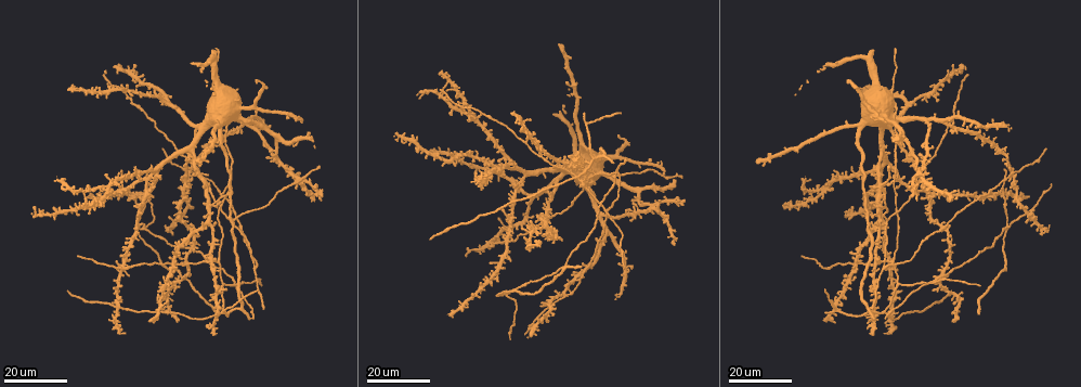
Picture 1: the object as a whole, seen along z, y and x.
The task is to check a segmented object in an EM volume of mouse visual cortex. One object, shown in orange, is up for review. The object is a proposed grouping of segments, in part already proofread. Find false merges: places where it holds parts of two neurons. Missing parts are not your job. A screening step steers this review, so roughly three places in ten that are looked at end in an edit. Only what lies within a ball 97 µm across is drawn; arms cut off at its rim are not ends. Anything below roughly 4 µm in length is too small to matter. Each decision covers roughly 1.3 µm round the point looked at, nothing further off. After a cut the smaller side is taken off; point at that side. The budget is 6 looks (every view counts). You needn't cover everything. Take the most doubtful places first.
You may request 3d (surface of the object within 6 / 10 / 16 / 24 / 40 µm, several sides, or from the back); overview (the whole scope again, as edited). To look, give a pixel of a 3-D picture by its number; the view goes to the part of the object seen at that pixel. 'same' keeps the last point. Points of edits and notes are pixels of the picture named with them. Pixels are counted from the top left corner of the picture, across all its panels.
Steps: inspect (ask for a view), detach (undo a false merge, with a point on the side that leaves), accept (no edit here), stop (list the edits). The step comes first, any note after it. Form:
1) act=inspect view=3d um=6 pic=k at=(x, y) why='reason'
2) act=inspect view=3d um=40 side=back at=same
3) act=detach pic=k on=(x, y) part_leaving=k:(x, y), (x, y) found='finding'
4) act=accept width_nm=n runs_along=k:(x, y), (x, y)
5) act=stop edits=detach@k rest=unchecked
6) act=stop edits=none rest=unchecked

act=inspect view=3d um=16 pic=1 at=(915, 285) why='three arms meet'

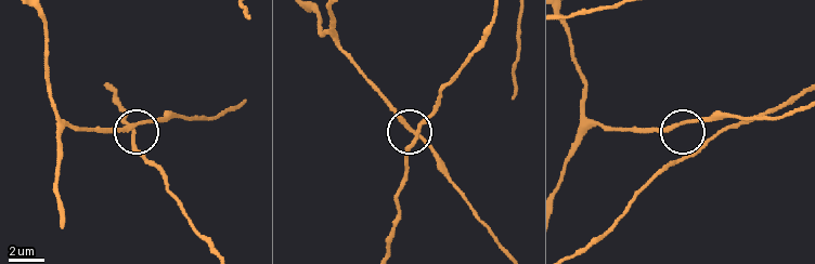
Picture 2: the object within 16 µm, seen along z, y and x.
act=inspect view=3d um=6 pic=2 at=(139, 121) why='closer look'

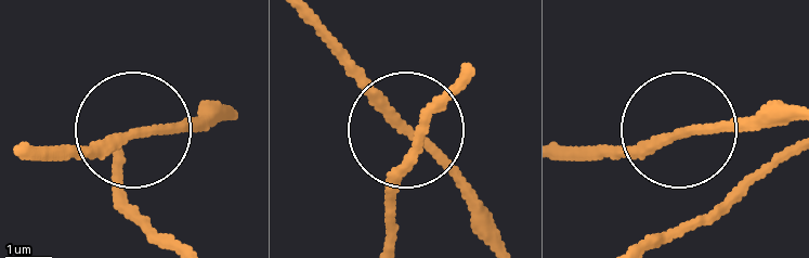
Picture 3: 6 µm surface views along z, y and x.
act=accept width_nm=150 found='continuous, no second neuron'

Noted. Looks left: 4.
act=inspect view=3d um=16 pic=1 at=(255, 265) why='three-way junction'

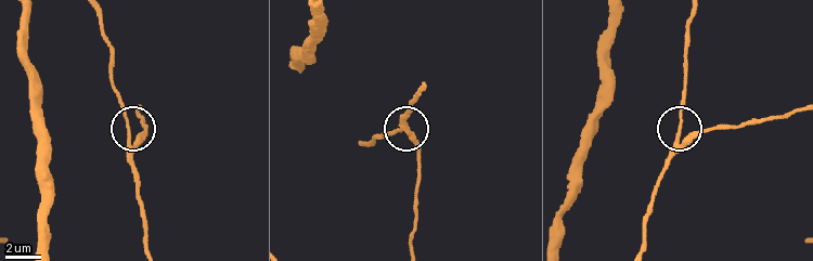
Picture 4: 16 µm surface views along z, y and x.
act=inspect view=3d um=10 pic=4 at=(676, 138)

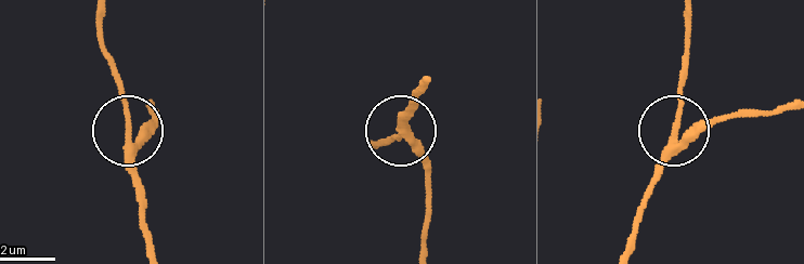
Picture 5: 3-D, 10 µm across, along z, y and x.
act=accept width_nm=270 runs_along=5:(148, 101), (155, 115), (128, 135), (134, 196) found='all the same neuron'

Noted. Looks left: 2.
act=inspect view=3d um=16 pic=1 at=(585, 173) why='two arms in line, one across'

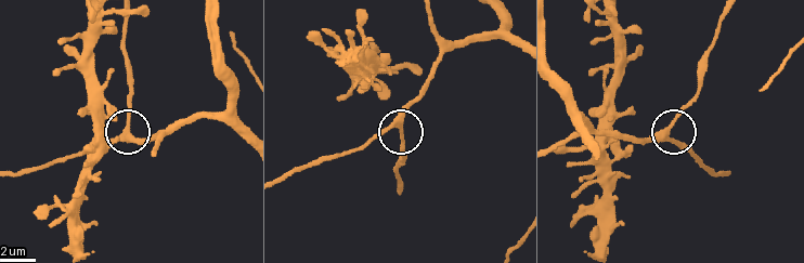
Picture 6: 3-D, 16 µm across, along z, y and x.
act=inspect view=3d um=10 pic=6 at=(669, 137) why='zoom in'

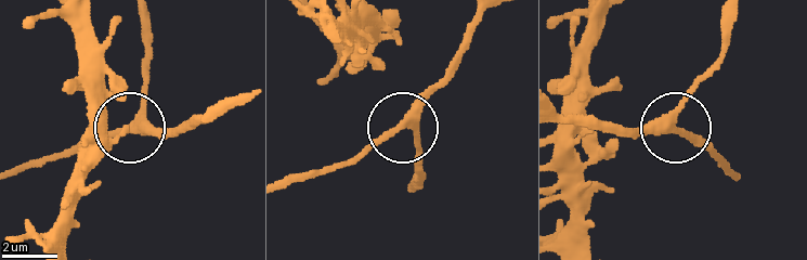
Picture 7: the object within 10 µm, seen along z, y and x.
act=accept arms=3 runs_along=7:(734, 15), (723, 56), (678, 119), (713, 159) found='all the same neuron'

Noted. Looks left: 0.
act=stop edits=none rest=unchecked

